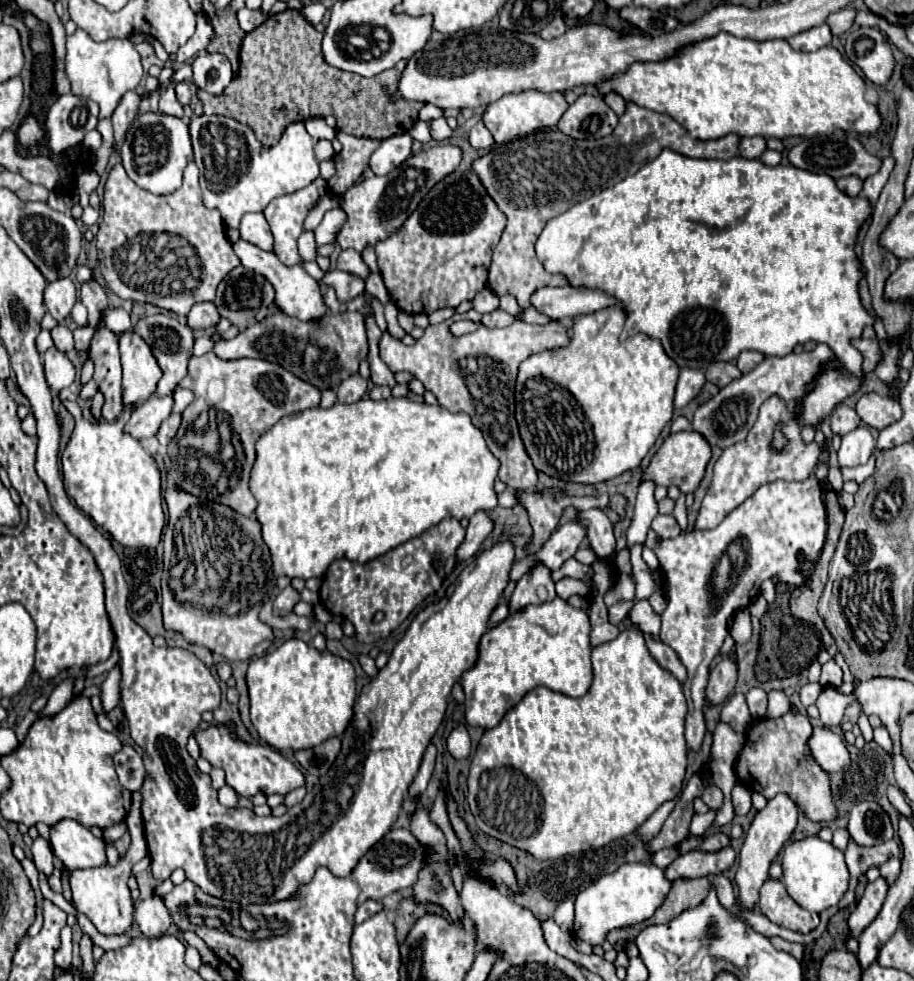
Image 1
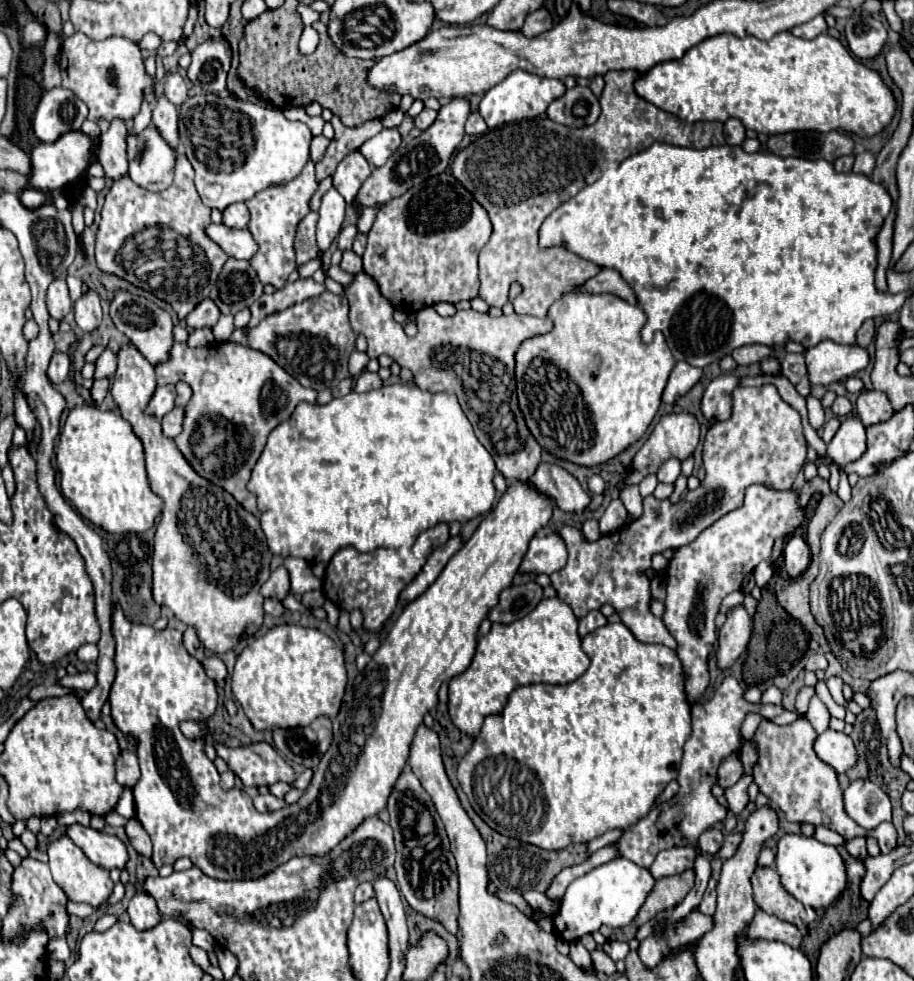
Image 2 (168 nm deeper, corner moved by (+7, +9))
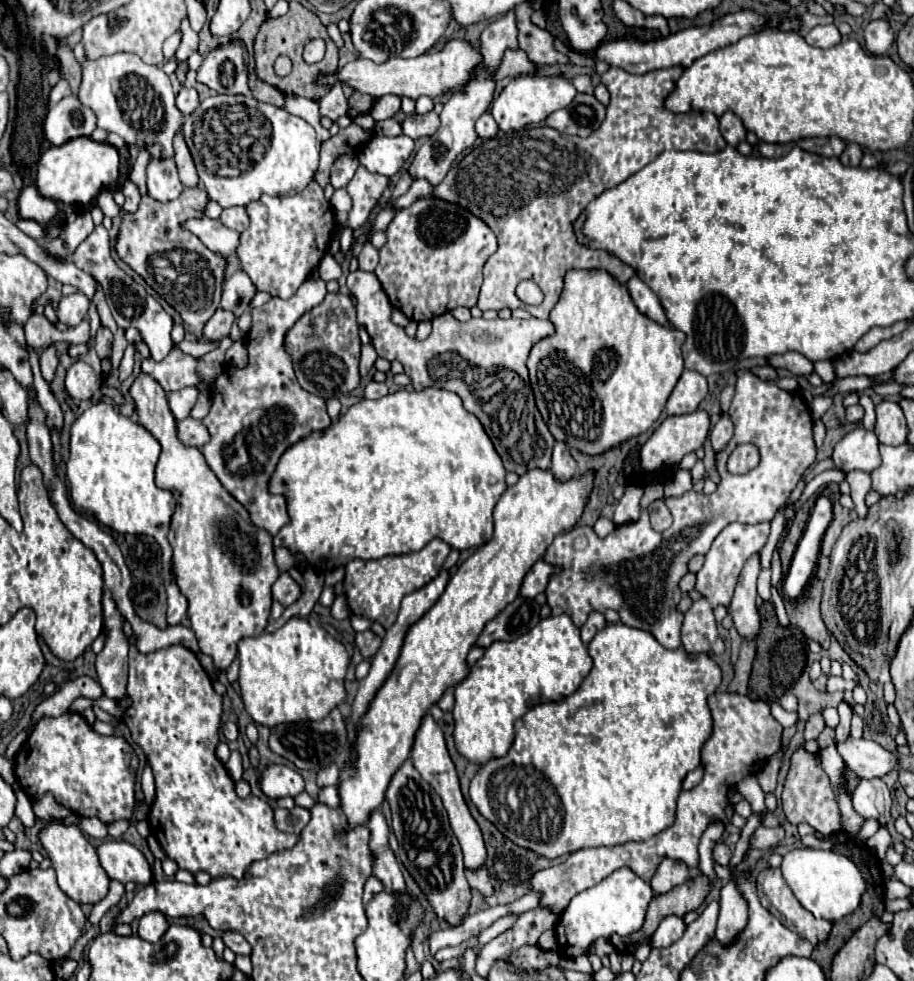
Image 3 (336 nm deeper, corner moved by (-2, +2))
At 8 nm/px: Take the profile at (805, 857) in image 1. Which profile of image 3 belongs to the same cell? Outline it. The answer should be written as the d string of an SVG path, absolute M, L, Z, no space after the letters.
M797 848L783 856L783 878L793 890L795 898L805 906L815 918L825 918L835 922L847 914L851 914L865 892L865 880L859 868L843 854L833 850L813 850L813 848Z

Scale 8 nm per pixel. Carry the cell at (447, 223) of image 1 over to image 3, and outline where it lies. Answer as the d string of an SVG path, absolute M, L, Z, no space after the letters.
M431 194L397 212L385 234L387 242L379 250L375 276L393 308L399 308L409 320L423 322L457 306L473 308L477 304L483 264L497 250L497 238L481 218L459 204Z

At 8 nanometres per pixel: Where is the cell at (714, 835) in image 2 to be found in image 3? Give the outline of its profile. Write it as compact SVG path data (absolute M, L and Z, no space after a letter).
M717 842L715 844L715 848L713 848L713 860L717 862L717 864L721 864L721 866L727 866L729 862L731 862L731 850L729 850L729 846L727 844L723 844L723 842Z

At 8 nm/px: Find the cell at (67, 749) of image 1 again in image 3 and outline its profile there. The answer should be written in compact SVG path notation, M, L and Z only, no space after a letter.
M77 712L57 718L43 716L15 756L15 776L31 800L53 794L71 812L85 818L95 816L105 824L133 816L137 766L135 750L121 736L97 734Z

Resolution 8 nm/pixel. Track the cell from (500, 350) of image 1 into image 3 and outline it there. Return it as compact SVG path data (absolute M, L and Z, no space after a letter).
M351 272L347 276L347 288L355 298L357 322L371 336L377 354L389 362L399 360L415 390L433 386L455 392L463 400L463 406L483 424L507 472L521 476L533 468L549 470L555 440L545 428L545 422L535 406L525 362L533 344L555 334L551 320L471 318L469 322L457 322L447 312L433 318L433 332L427 340L419 342L407 336L401 326L393 324L393 306L373 272Z

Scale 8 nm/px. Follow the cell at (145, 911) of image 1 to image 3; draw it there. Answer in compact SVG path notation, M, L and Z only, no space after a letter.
M149 912L139 918L139 936L147 942L157 942L167 928L169 922L161 912Z

